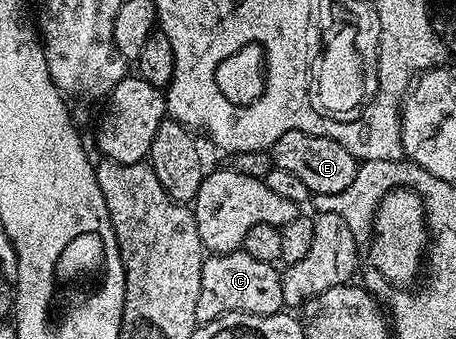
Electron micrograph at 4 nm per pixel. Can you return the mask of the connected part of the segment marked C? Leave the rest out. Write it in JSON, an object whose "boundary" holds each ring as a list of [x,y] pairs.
{"boundary":[[[244,250],[223,255],[207,254],[200,273],[200,297],[196,297],[196,321],[207,323],[224,313],[243,311],[253,315],[277,315],[283,310],[282,276],[273,263],[256,261]]]}

